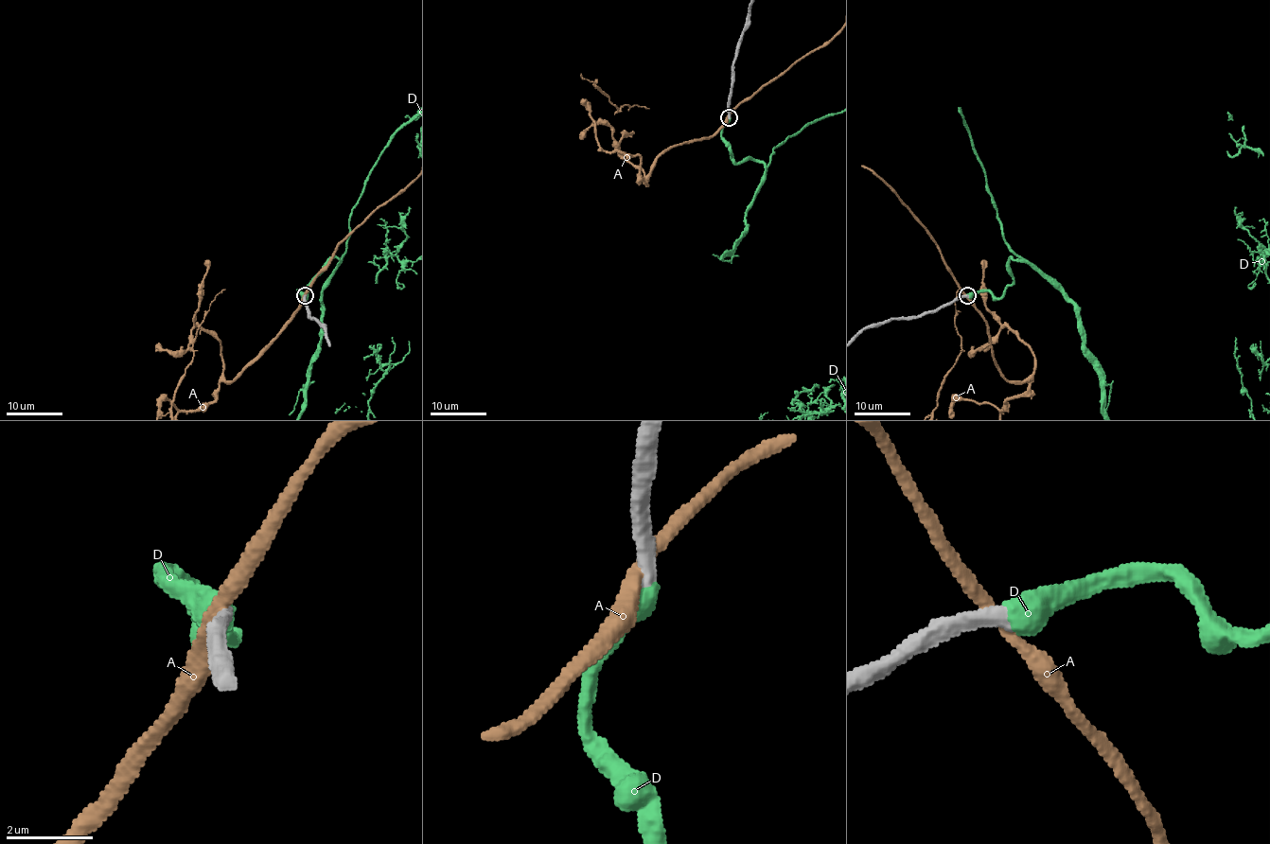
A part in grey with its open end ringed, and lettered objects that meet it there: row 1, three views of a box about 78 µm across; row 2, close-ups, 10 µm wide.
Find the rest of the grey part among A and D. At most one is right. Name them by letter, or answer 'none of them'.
D

